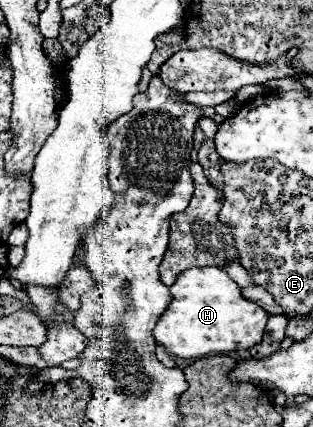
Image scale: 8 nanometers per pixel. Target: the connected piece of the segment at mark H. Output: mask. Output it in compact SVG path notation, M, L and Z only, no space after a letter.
M192 267L178 275L170 287L172 303L154 327L154 337L168 353L184 359L200 359L204 355L230 353L250 349L262 341L268 313L254 301L246 301L240 287L220 267Z

